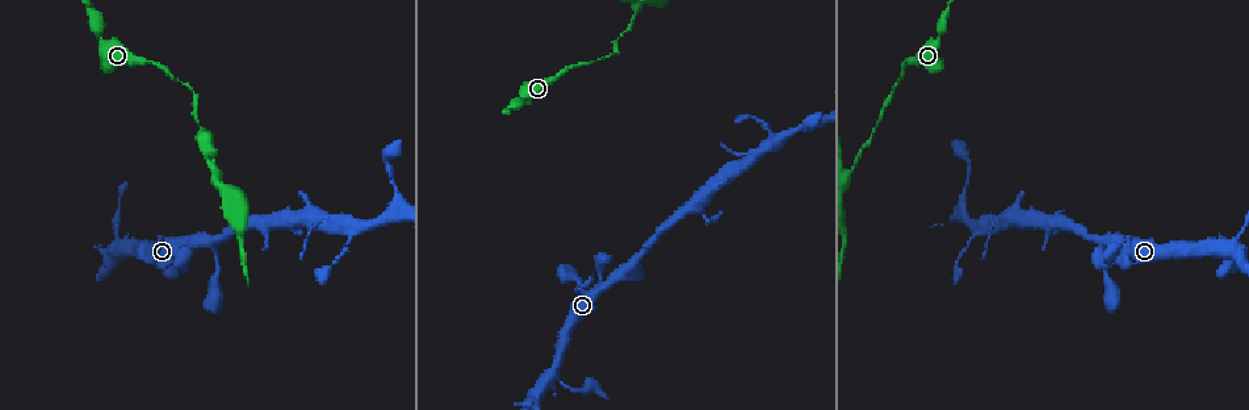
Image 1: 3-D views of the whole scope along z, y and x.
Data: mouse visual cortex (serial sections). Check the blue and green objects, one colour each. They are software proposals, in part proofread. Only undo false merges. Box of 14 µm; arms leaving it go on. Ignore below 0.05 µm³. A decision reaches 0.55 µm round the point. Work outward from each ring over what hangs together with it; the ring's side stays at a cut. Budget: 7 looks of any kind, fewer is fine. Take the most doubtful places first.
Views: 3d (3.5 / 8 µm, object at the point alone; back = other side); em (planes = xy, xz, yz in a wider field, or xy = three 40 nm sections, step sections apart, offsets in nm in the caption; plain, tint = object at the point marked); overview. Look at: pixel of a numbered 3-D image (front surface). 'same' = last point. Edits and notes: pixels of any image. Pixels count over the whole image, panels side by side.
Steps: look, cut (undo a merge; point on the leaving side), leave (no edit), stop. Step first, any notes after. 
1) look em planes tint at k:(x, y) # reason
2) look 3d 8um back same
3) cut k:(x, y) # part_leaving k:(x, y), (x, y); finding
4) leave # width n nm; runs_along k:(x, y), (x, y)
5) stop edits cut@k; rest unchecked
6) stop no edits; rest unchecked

look 3d 8um at 1:(357, 228) # a fork

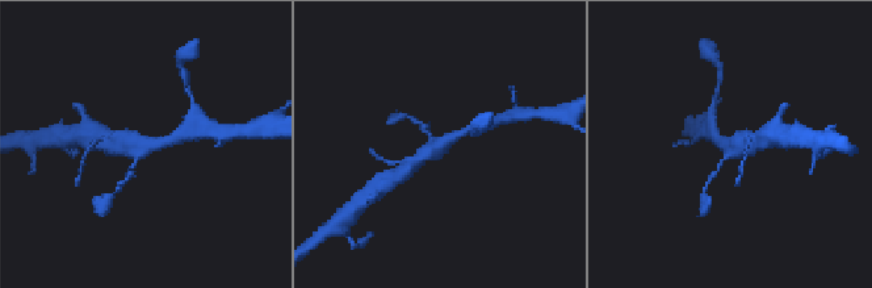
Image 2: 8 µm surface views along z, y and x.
look em xy step 2 tint at 2:(733, 149) # arms 3; arm_widths 150, 250, 400 nm; shape alone is not enough

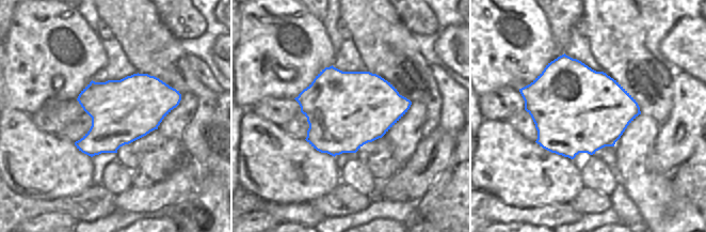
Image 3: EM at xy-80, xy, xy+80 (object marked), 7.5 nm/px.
leave # runs_along 2:(405, 171), (452, 137), (469, 130); all the same cell

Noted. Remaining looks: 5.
look 3d 8um at 1:(912, 61) # thick turns thin

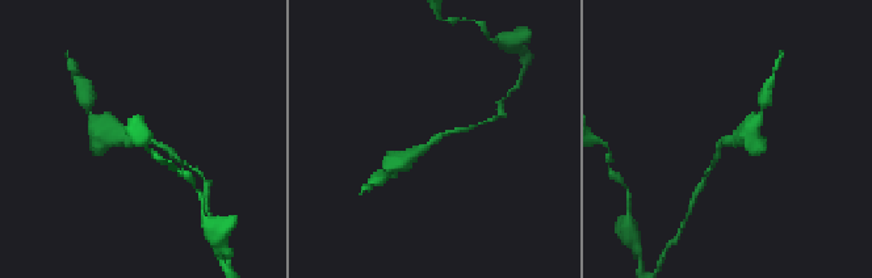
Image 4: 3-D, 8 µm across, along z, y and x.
look 3d 3.5um at 4:(440, 136) # closer look

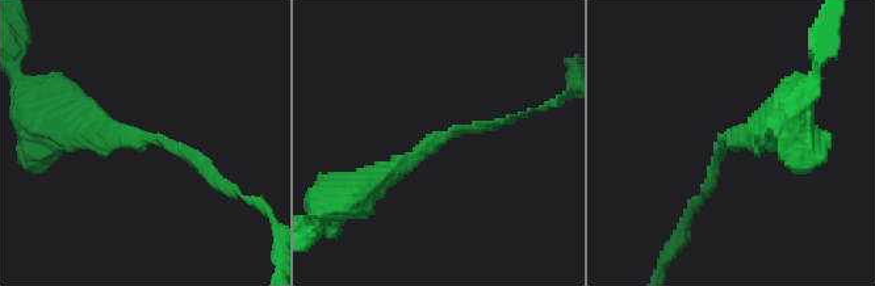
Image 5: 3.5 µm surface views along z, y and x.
look em xy step 5 tint at 5:(435, 144) # arm_widths 150, 300 nm

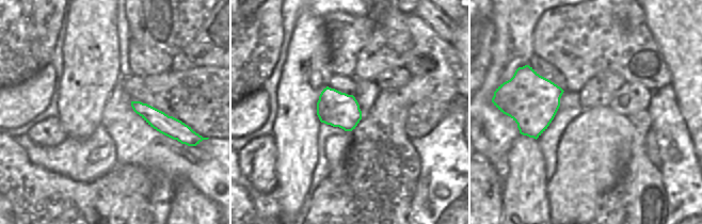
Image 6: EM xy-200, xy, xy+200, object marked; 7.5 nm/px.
leave # continuous, no second cell

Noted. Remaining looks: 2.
look 3d 3.5um at 1:(856, 166) # abrupt turn

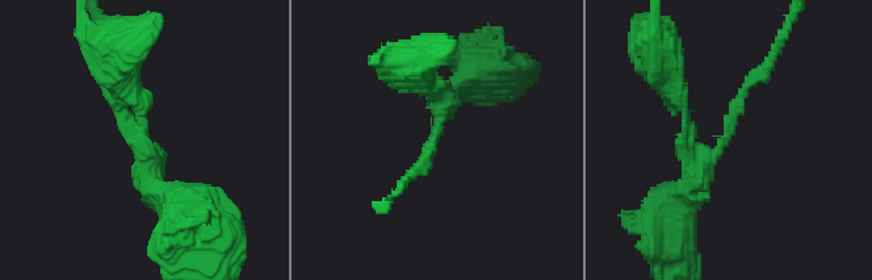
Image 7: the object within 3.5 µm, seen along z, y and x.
look em xy step 2 tint at 7:(730, 134) # arms 3; arm_widths 150, 250, 300 nm

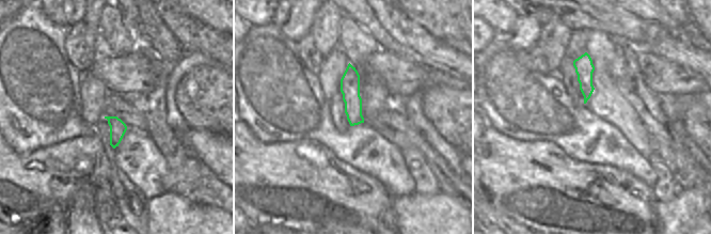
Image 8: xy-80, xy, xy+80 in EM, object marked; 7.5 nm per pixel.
leave # width 140 nm; runs_along 7:(770, 65), (740, 97), (729, 134), (682, 203); all the same cell

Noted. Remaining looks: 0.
stop no edits; rest unchecked

